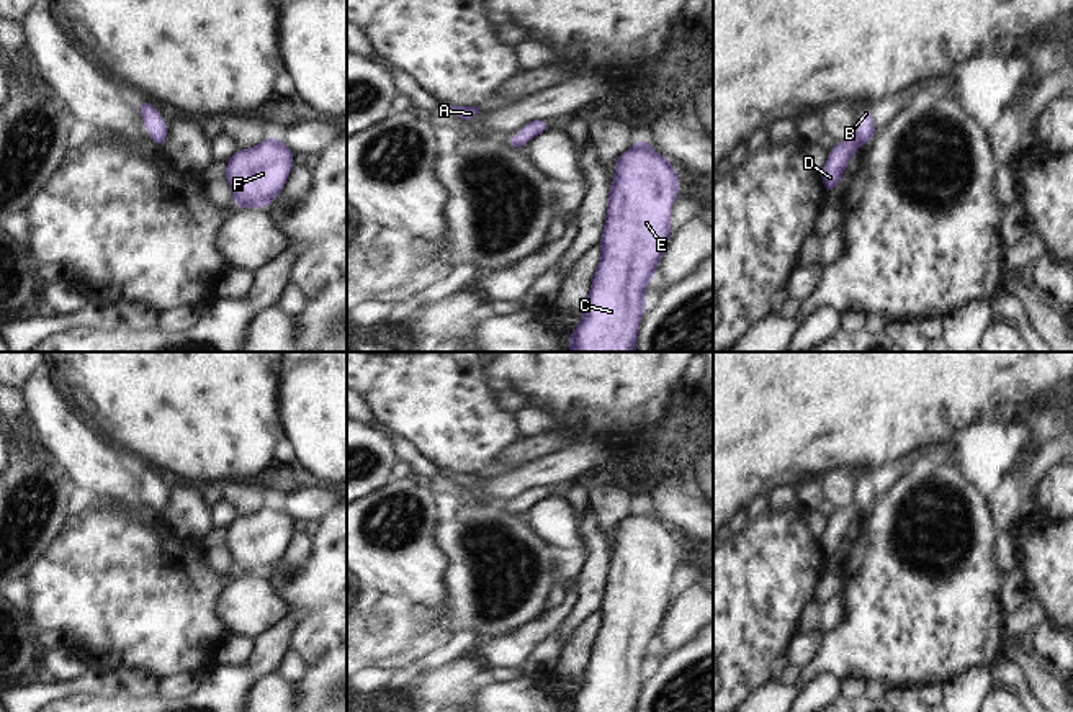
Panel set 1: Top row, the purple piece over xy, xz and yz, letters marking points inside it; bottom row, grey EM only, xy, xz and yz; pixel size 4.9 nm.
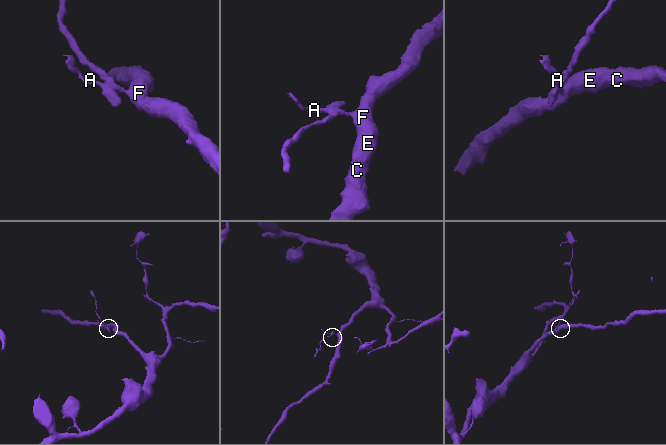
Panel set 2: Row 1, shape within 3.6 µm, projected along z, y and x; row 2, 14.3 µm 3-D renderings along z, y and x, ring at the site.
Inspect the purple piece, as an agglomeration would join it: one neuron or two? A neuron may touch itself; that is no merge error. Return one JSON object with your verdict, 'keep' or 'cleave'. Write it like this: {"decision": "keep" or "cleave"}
{"decision": "keep"}

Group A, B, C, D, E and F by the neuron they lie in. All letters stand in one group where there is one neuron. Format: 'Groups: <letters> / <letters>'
Groups: A B C D E F.

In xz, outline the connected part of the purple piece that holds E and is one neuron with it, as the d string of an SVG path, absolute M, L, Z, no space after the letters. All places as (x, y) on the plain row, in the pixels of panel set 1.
M636 506L618 522L599 609L602 622L569 712L636 712L641 683L648 674L644 658L671 606L671 573L679 565L679 555L671 525L659 522L649 509Z

